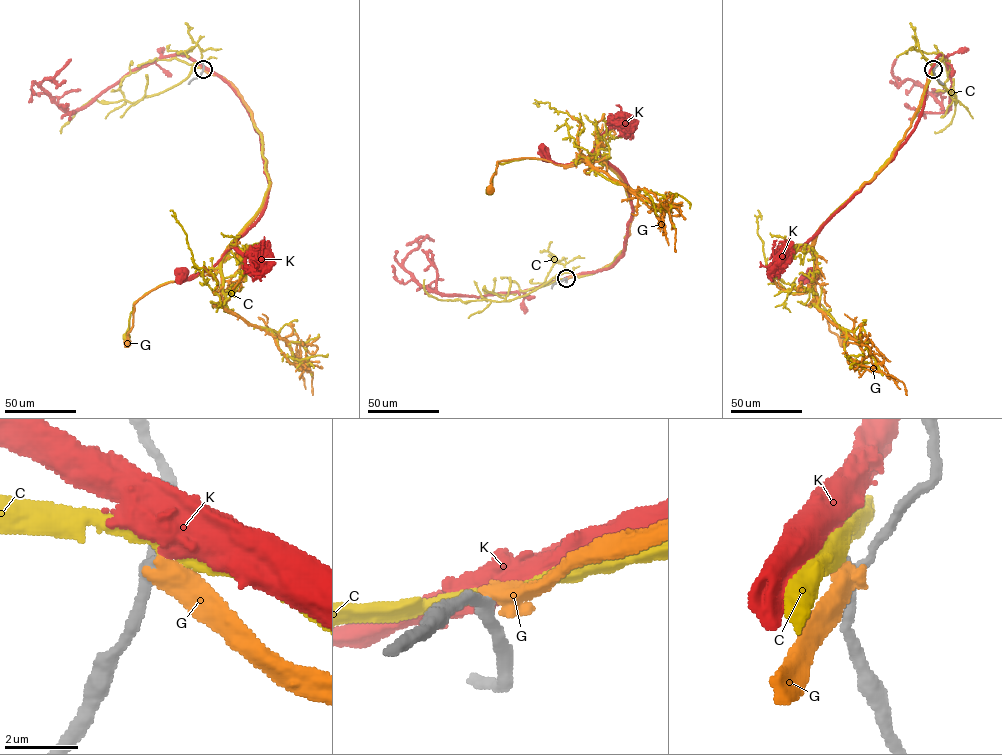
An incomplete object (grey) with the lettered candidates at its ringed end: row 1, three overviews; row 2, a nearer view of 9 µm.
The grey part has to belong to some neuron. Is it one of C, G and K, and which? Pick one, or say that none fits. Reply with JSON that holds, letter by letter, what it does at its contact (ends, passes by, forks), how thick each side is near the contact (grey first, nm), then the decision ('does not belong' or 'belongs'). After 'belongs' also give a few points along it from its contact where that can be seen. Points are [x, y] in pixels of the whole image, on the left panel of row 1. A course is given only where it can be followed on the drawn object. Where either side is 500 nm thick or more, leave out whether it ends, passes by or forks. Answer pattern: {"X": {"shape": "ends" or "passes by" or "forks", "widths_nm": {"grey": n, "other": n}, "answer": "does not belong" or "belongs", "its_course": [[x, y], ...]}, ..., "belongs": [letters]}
{"C": {"shape": "passes by", "widths_nm": {"grey": 320, "other": 400}, "answer": "does not belong"}, "G": {"widths_nm": {"grey": 360, "other": 550}, "answer": "does not belong"}, "K": {"widths_nm": {"grey": 320, "other": 600}, "answer": "belongs", "its_course": [[203, 68], [220, 76], [249, 113], [259, 134], [269, 189], [260, 217], [221, 258], [190, 277], [183, 273]]}, "belongs": ["K"]}

